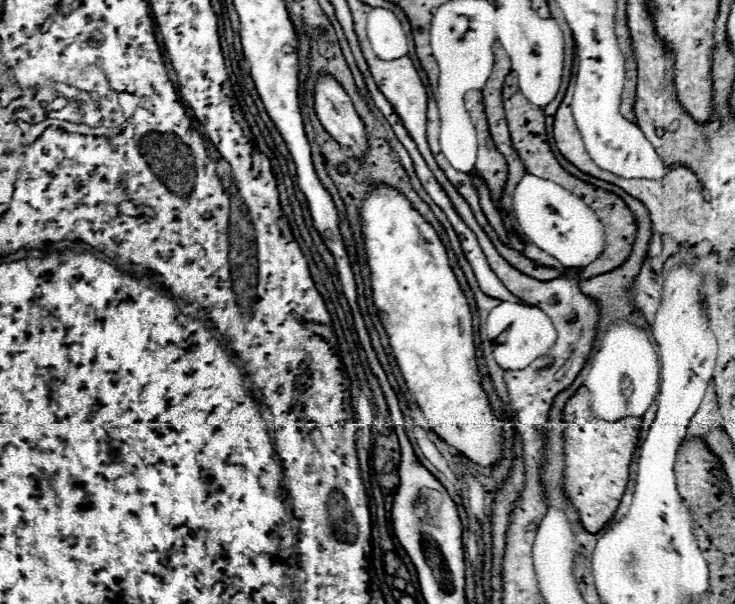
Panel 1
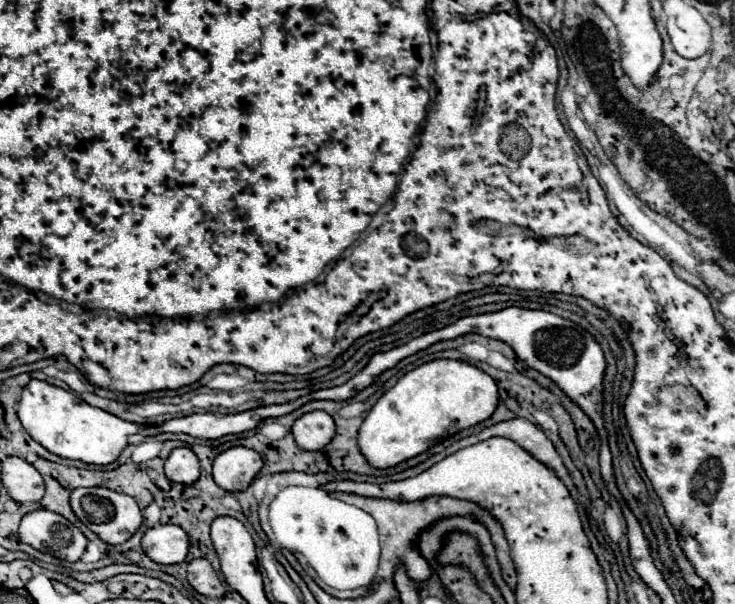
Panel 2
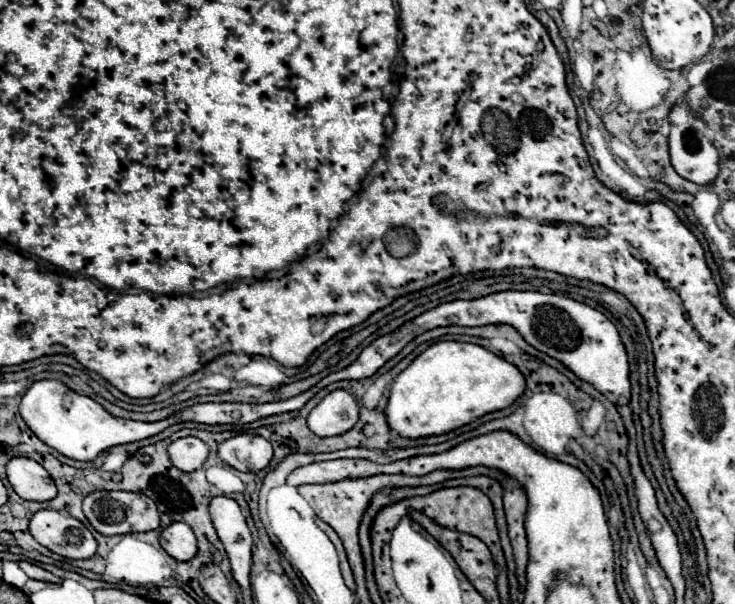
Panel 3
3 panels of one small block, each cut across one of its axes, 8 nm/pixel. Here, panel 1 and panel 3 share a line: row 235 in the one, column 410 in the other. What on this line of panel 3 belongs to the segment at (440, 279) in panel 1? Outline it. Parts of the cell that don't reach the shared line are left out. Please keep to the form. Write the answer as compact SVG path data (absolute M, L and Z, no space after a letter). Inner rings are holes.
M436 342L416 356L392 384L388 424L408 438L444 434L472 418L508 408L526 390L522 372L502 356L470 342Z

